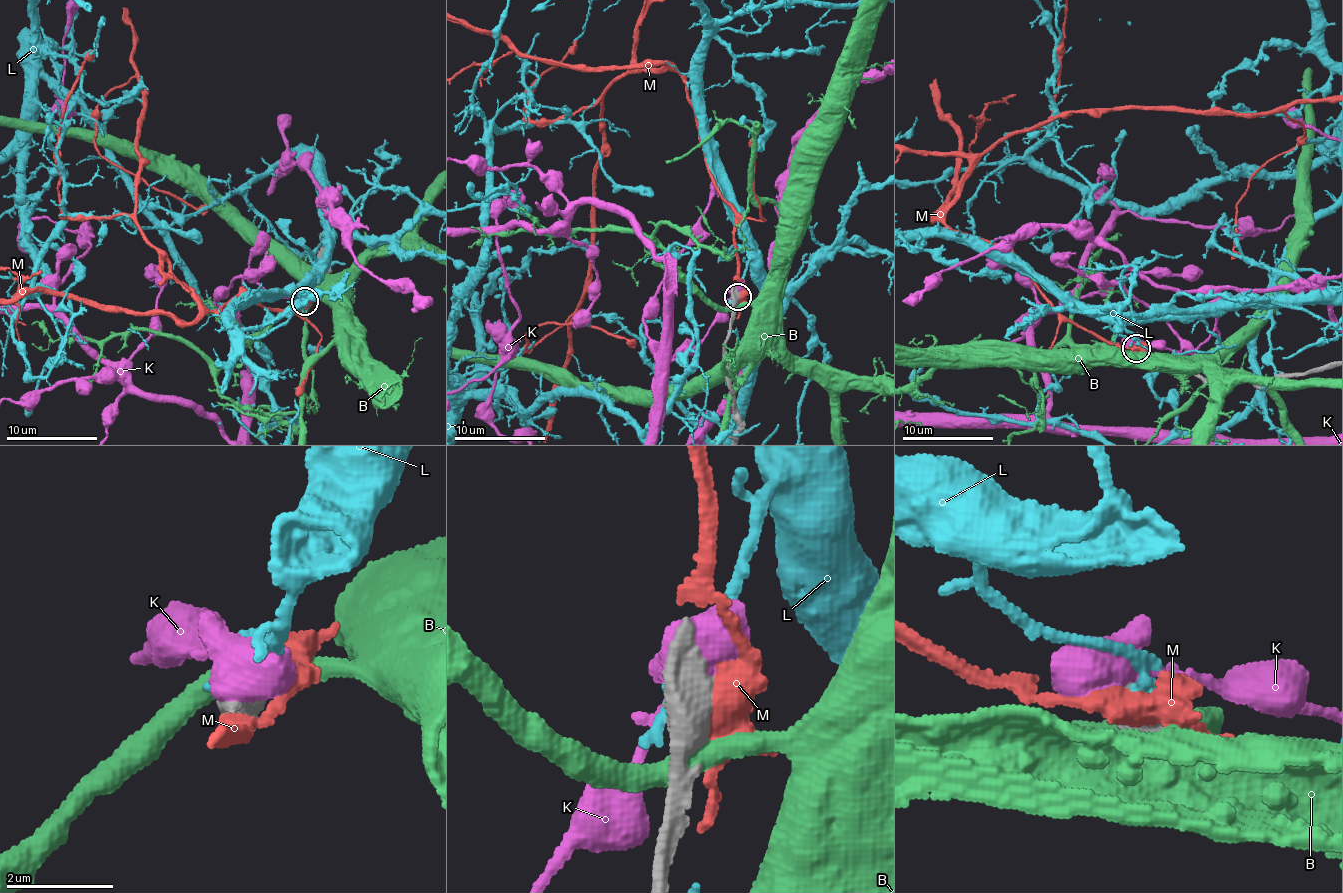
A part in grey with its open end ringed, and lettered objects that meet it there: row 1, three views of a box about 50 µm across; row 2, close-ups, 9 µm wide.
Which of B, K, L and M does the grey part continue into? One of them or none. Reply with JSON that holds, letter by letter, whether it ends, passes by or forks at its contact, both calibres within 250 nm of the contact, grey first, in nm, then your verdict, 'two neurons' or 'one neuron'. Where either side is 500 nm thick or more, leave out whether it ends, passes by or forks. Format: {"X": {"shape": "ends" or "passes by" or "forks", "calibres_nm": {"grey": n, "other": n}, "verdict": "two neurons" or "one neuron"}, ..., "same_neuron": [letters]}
{"B": {"shape": "passes by", "calibres_nm": {"grey": 440, "other": 420}, "verdict": "two neurons"}, "K": {"calibres_nm": {"grey": 650, "other": 440}, "verdict": "two neurons"}, "L": {"calibres_nm": {"grey": 550, "other": 320}, "verdict": "two neurons"}, "M": {"calibres_nm": {"grey": 550, "other": 440}, "verdict": "one neuron"}, "same_neuron": ["M"]}

